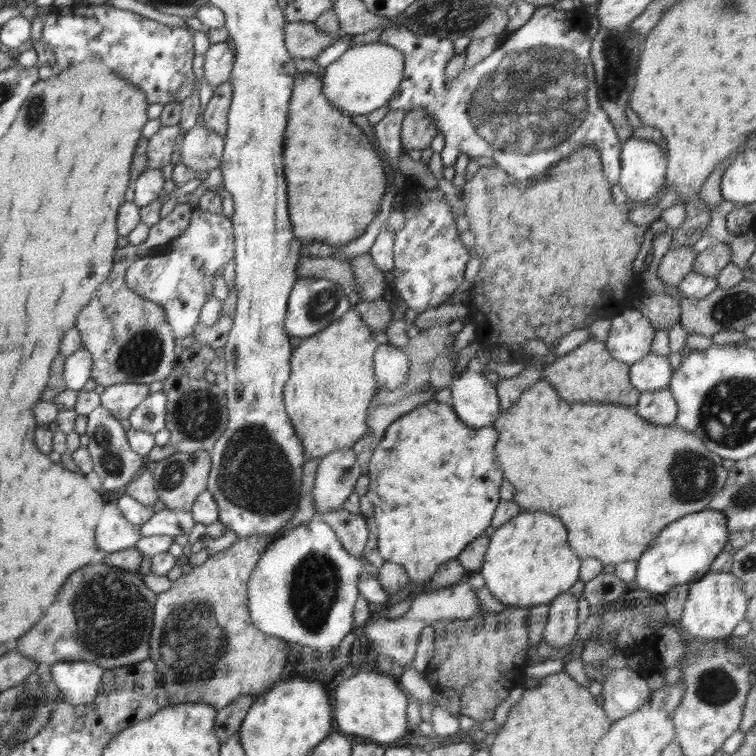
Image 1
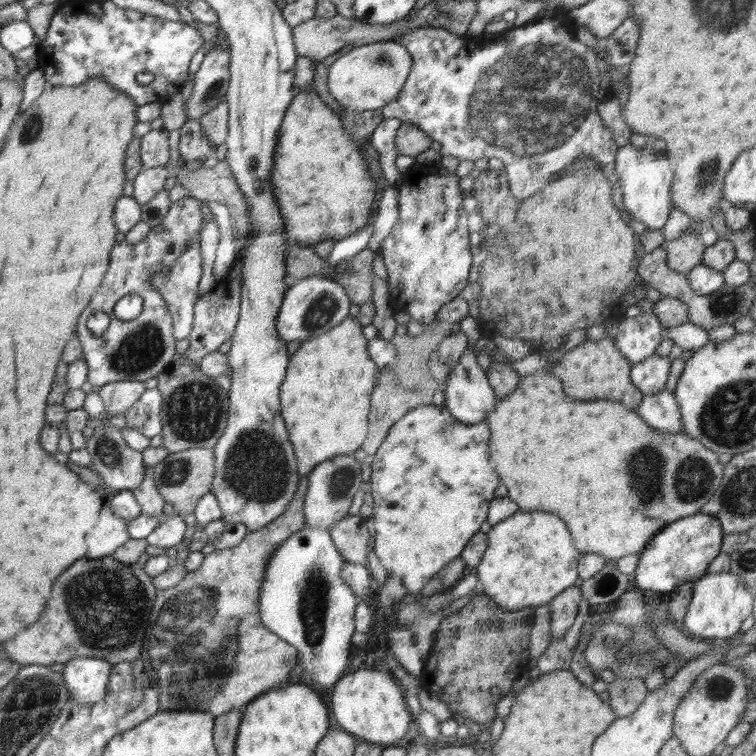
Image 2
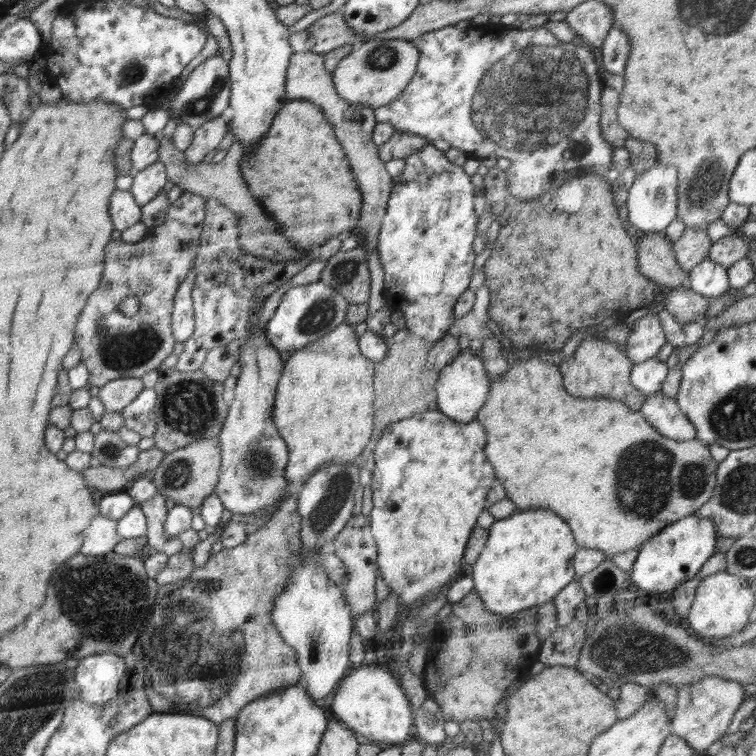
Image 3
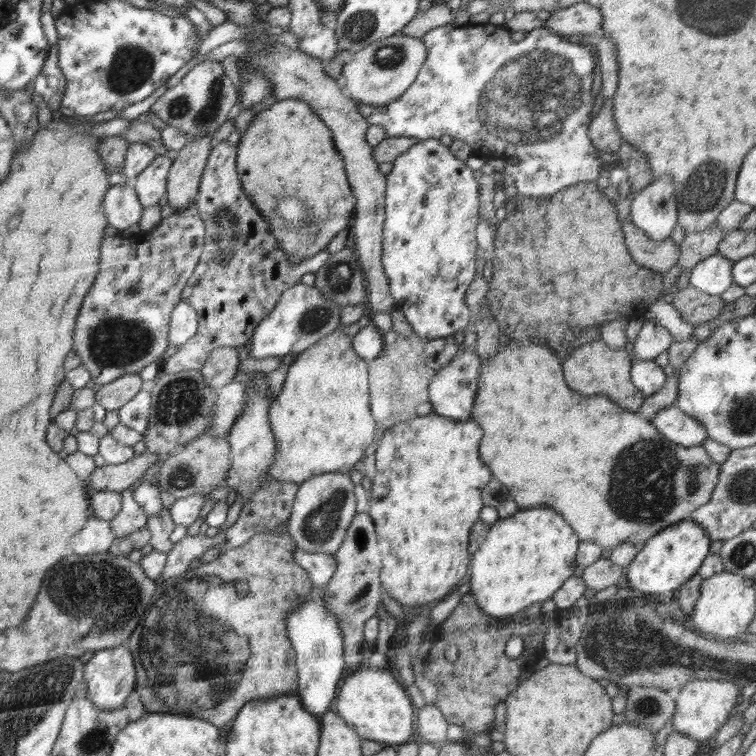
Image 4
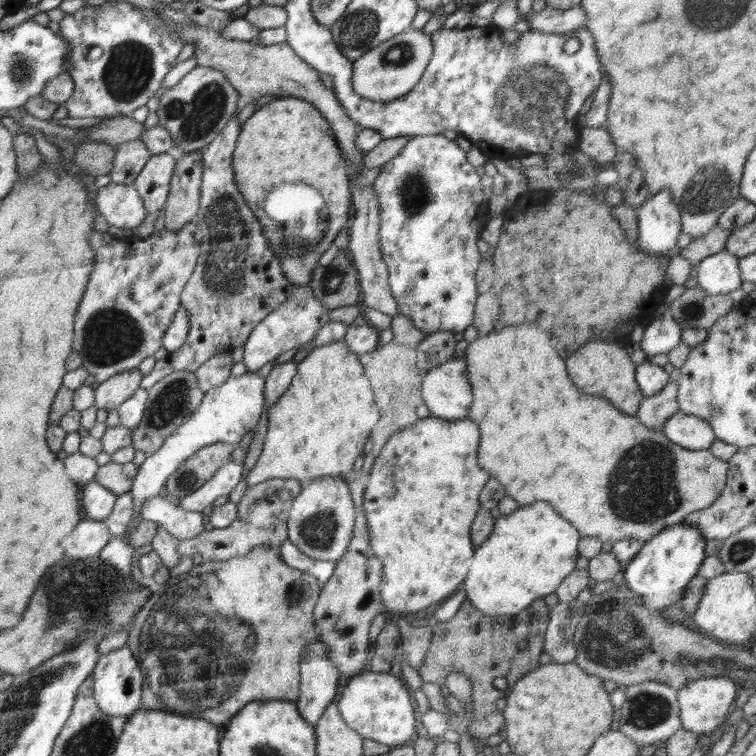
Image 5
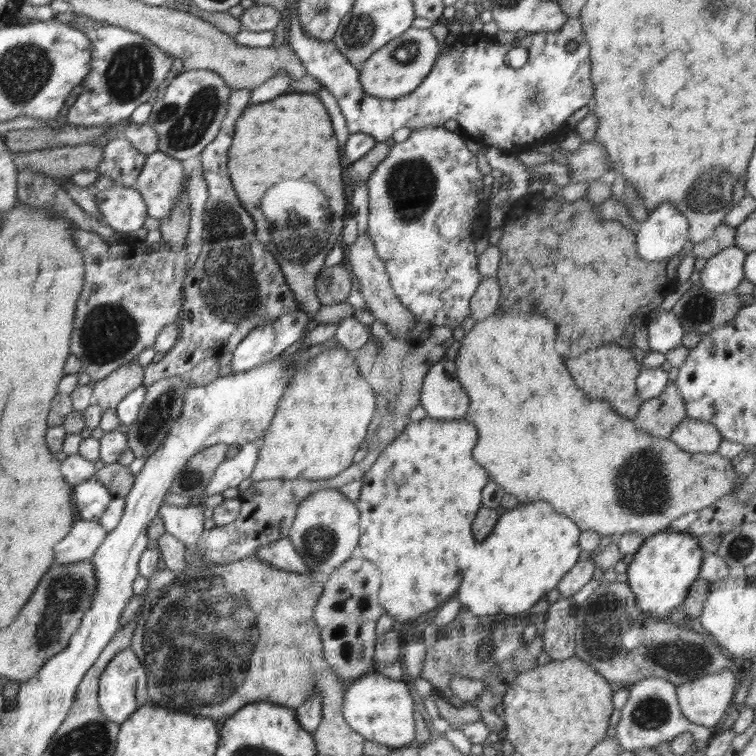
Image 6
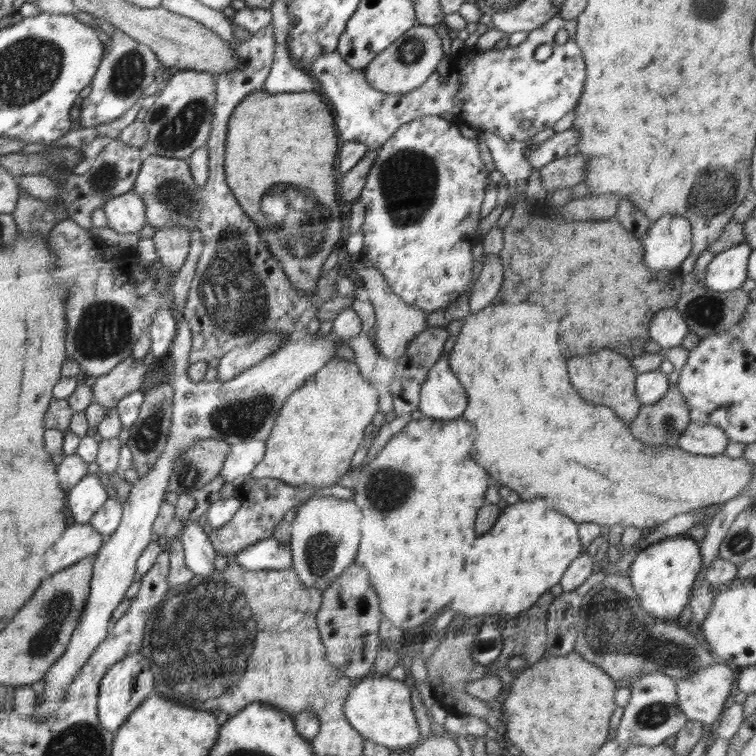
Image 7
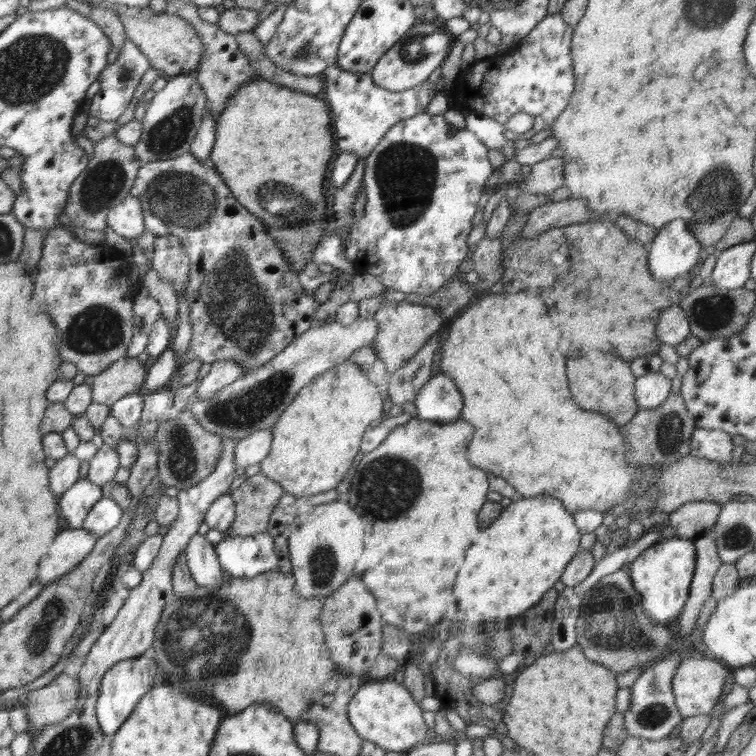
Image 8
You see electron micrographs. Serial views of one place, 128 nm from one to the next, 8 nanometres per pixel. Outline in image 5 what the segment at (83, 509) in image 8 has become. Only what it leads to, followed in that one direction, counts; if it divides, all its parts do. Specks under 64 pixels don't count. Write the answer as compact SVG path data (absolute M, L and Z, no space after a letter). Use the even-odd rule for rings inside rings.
M92 480L81 486L80 498L85 511L84 518L103 521L112 512L117 495Z

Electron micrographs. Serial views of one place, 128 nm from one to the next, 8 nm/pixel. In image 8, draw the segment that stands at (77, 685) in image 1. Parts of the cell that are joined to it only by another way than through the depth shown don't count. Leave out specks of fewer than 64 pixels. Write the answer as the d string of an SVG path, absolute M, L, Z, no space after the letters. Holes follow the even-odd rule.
M149 653L117 662L102 677L97 705L95 708L99 726L104 735L114 735L126 722L134 706L154 686L157 664Z

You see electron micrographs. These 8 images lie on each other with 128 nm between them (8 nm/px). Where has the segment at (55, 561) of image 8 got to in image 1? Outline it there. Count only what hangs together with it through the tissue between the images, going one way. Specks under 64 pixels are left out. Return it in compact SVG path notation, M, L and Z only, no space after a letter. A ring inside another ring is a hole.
M116 502L104 505L96 526L96 546L106 554L135 546L140 540L140 525L128 522Z

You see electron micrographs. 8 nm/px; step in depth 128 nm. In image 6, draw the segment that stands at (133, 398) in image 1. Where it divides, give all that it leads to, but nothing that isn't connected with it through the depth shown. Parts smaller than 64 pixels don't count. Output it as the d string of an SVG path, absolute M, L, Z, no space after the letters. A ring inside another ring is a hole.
M132 361L112 371L106 378L97 381L93 388L91 404L98 405L102 410L115 409L116 405L132 390L142 386L144 367L138 361Z

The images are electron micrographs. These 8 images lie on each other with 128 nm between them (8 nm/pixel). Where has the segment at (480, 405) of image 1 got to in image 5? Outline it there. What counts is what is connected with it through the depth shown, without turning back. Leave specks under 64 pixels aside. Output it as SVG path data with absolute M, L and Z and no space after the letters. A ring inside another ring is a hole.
M454 356L427 371L421 394L431 417L454 421L467 419L473 394L466 374L465 358Z

